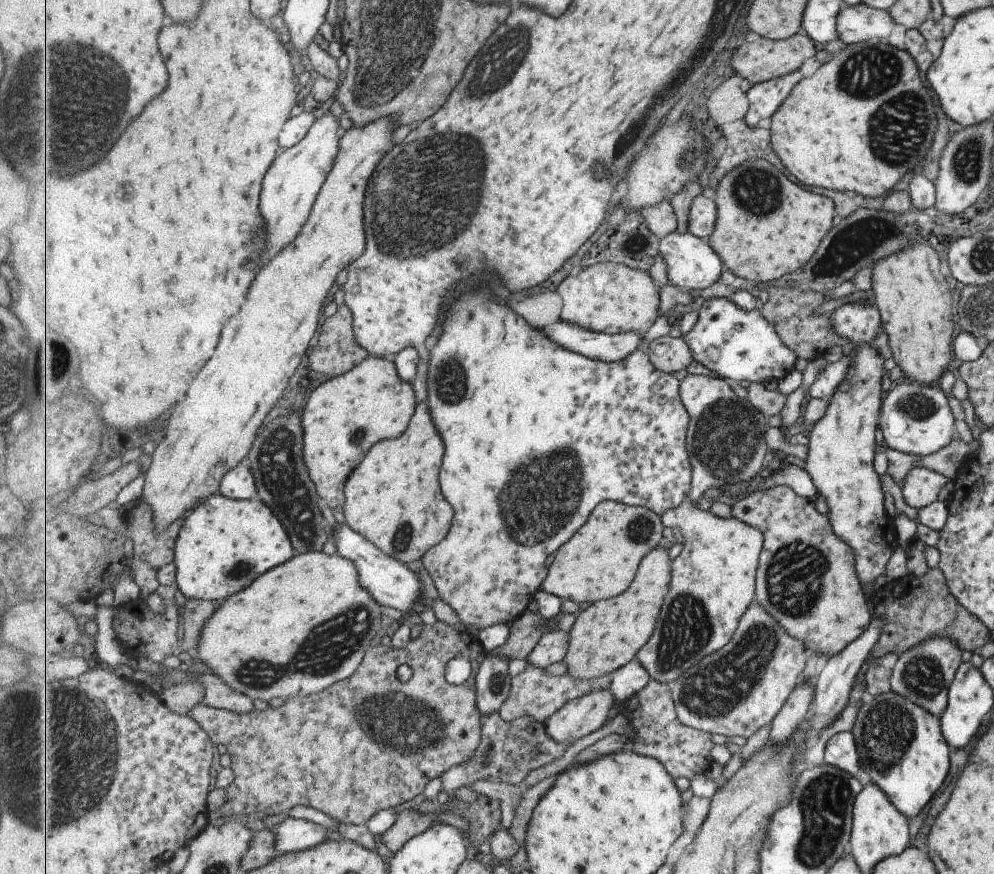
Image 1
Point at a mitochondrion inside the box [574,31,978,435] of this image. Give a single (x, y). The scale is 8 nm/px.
(897, 132)

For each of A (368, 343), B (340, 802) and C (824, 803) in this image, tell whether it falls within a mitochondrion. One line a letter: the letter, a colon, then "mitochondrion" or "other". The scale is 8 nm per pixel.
A: other
B: other
C: mitochondrion

